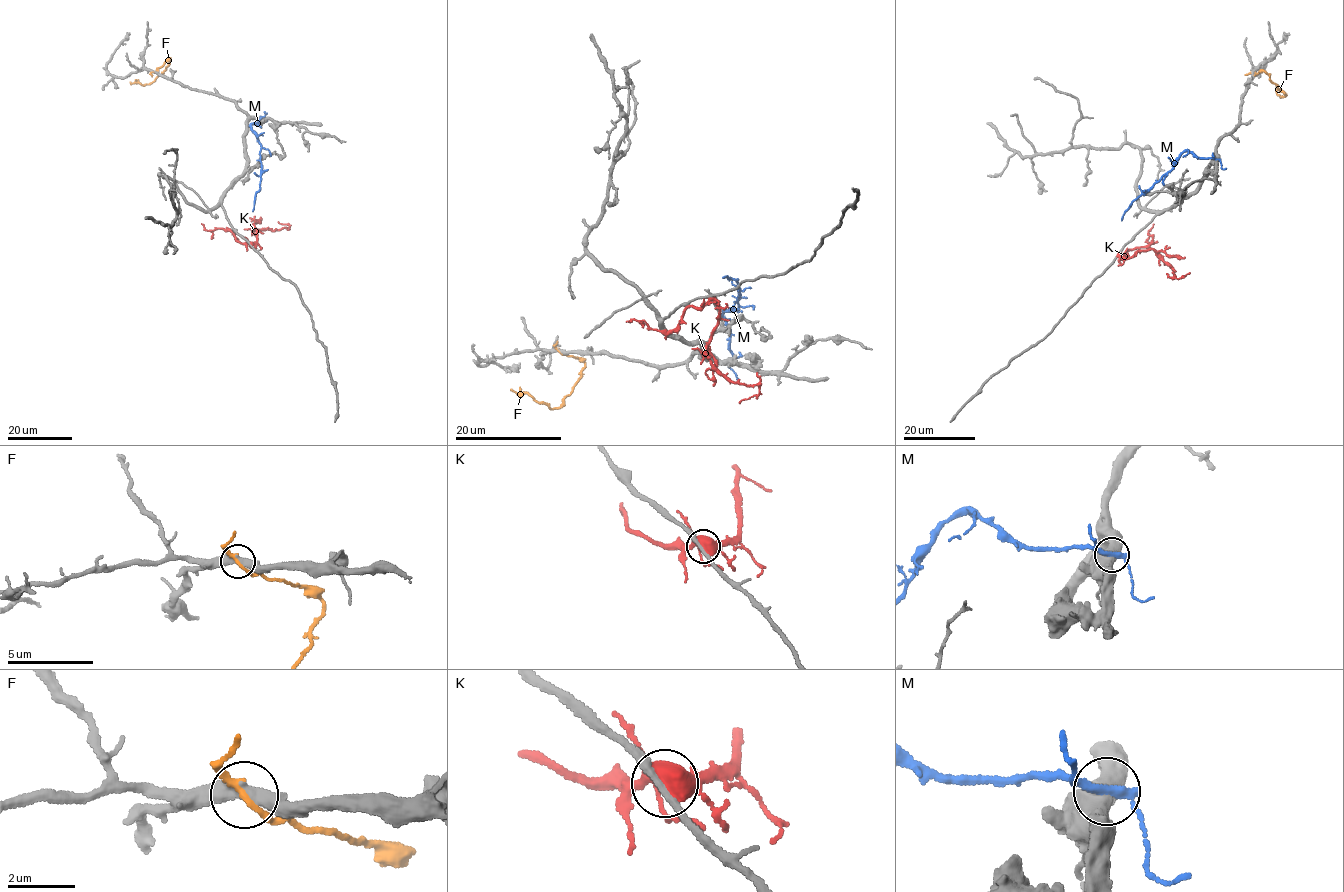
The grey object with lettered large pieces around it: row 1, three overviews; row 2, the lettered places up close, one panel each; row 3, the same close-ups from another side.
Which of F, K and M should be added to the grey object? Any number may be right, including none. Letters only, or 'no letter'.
no letter

